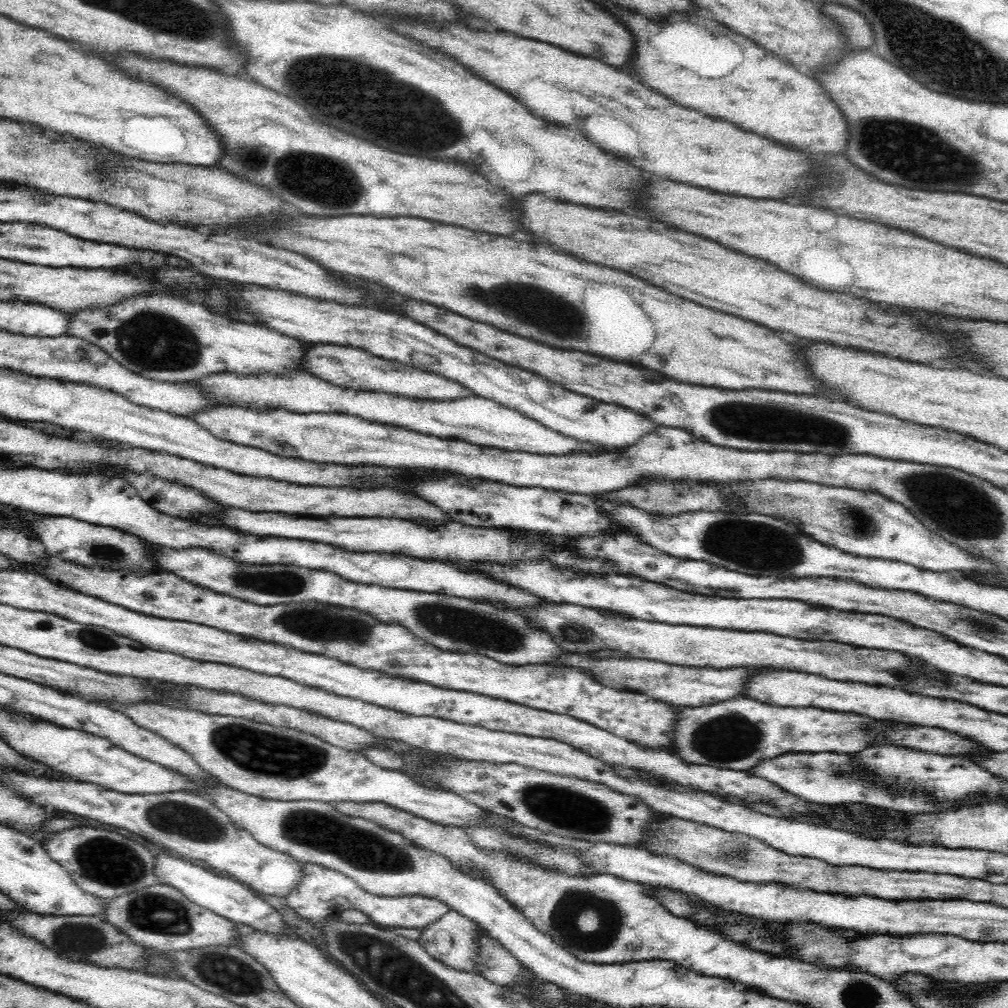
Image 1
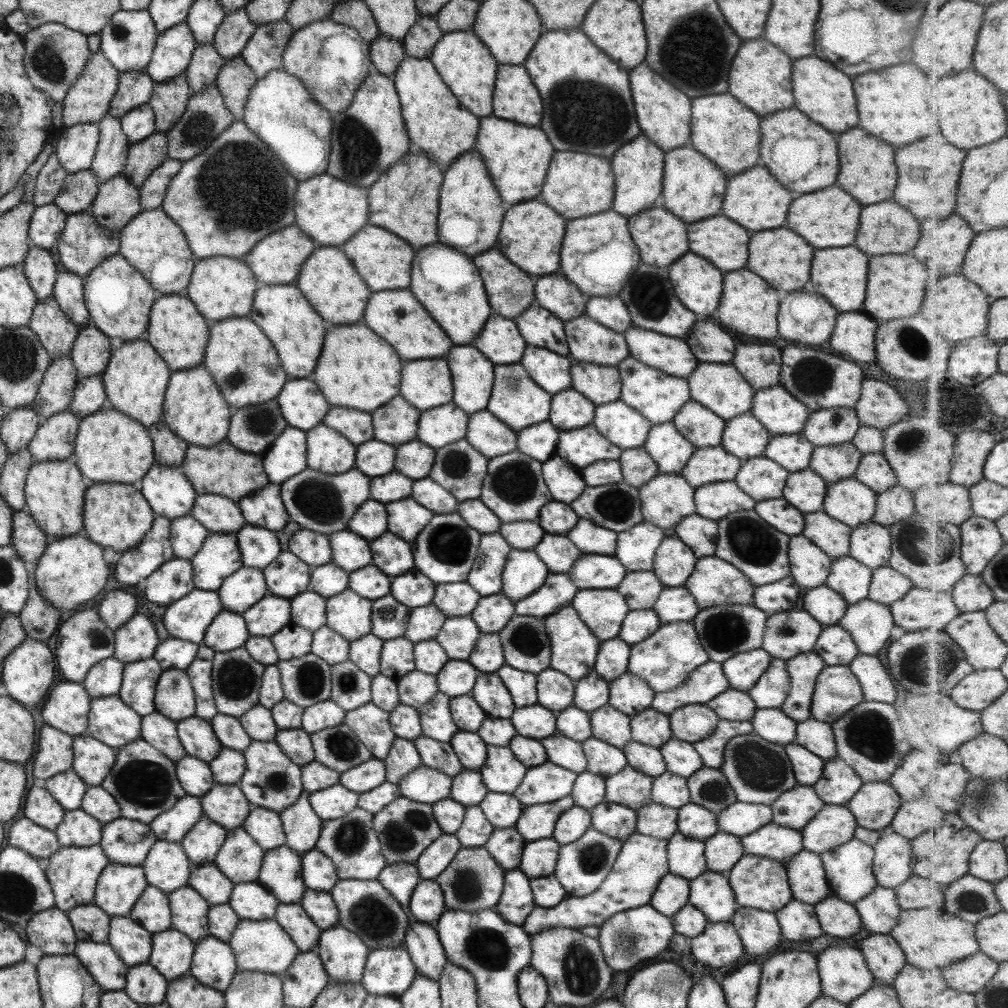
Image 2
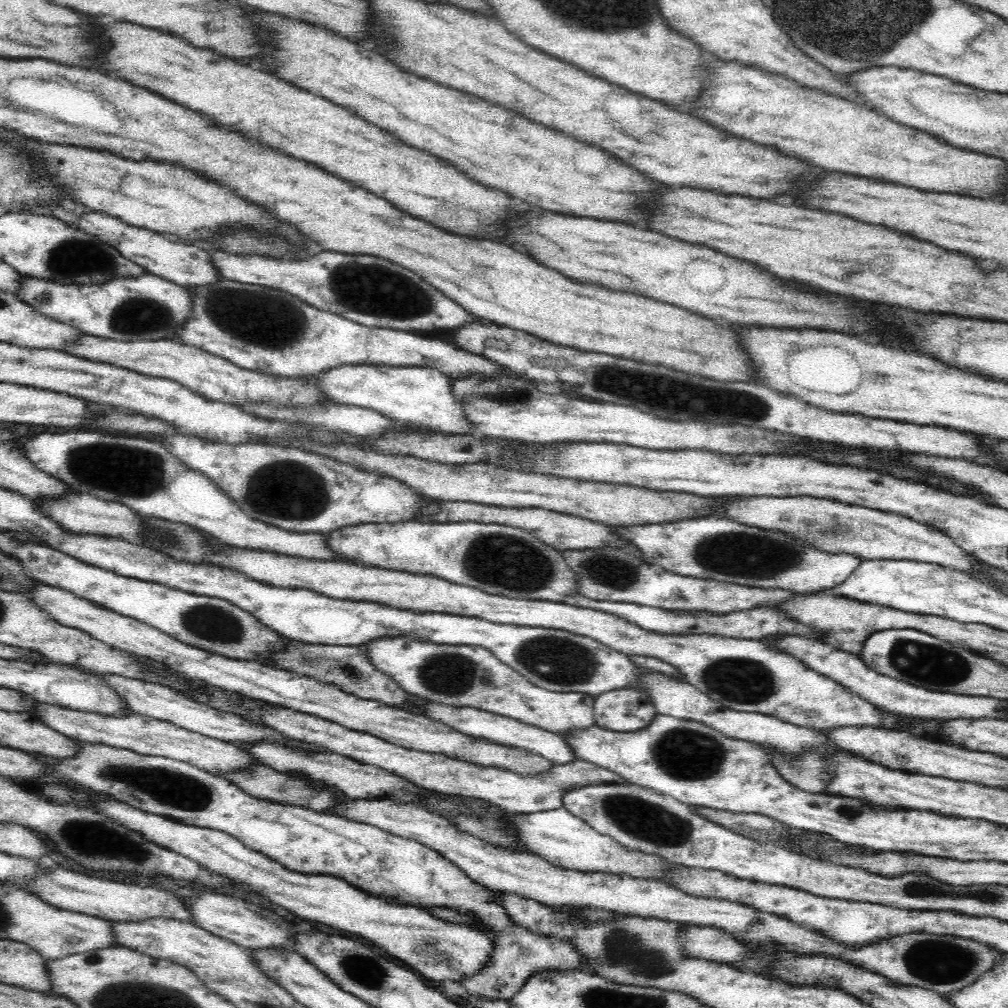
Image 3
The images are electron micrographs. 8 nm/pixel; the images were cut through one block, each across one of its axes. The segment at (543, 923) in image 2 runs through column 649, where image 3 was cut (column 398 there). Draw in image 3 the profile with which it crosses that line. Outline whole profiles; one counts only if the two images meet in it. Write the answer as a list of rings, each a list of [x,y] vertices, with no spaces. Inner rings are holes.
[[[78,743],[80,754],[72,761],[58,762],[41,754],[35,756],[78,785],[112,795],[116,801],[175,822],[226,832],[249,849],[296,872],[332,875],[385,900],[392,897],[390,902],[398,904],[452,907],[478,917],[490,927],[494,938],[484,968],[460,980],[460,986],[472,1002],[504,1004],[521,990],[536,970],[584,969],[569,942],[538,936],[512,924],[502,907],[495,904],[494,891],[470,880],[453,862],[419,842],[327,812],[256,798],[226,777],[214,776],[181,761],[140,756],[105,744]]]

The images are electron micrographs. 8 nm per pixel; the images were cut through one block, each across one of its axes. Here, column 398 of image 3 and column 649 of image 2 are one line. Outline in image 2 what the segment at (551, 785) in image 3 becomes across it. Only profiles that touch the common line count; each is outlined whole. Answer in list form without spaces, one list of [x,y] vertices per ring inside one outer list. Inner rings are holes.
[[[630,740],[621,752],[625,755],[626,766],[631,767],[635,772],[642,772],[645,776],[654,779],[666,771],[660,749]]]

